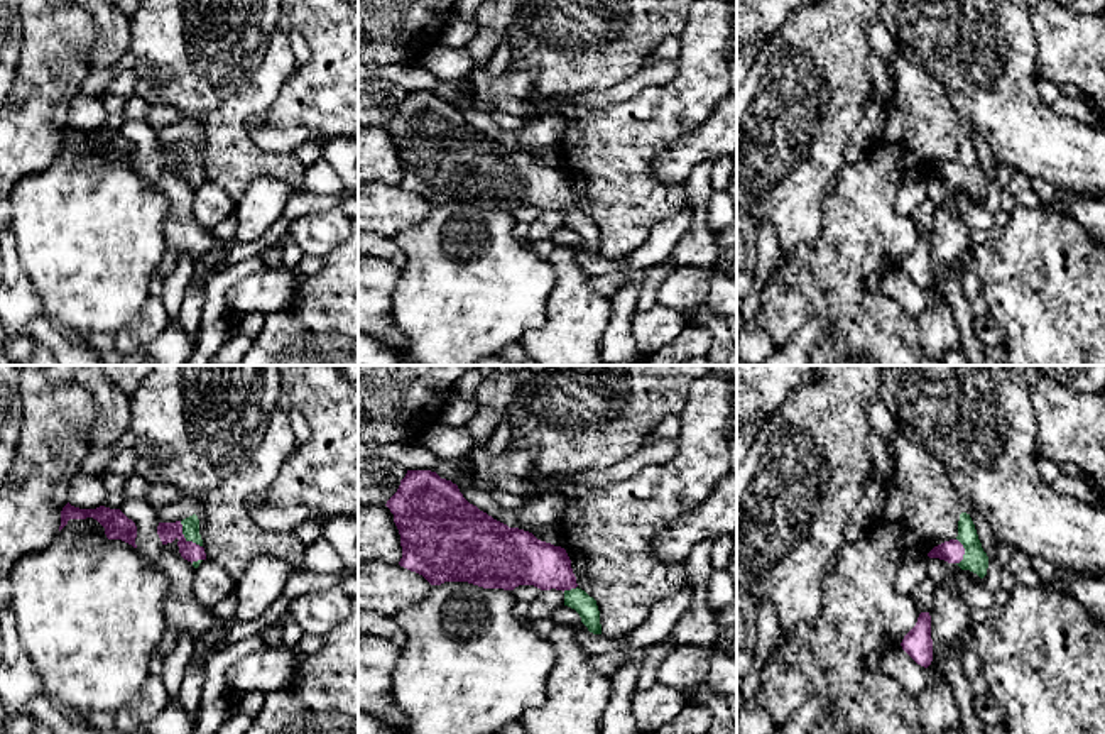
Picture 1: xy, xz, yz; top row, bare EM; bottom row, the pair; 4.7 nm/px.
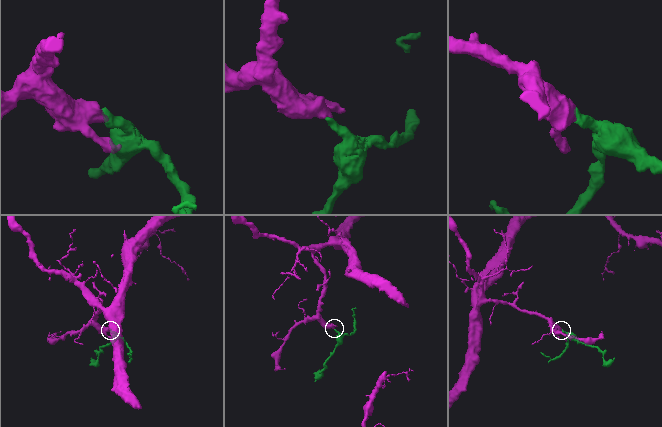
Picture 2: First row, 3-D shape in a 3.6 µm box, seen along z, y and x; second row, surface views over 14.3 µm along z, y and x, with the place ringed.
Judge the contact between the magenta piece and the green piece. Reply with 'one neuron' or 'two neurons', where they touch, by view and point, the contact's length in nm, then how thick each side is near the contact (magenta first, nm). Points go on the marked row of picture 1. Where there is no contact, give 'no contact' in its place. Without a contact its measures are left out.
one neuron | xy (185, 538) | 170 nm | 100/80 nm

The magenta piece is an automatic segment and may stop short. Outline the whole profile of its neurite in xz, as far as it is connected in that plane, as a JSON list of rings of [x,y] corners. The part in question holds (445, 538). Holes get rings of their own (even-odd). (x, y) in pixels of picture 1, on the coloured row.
[[[407,470],[385,506],[400,534],[399,565],[422,575],[431,585],[468,582],[483,589],[514,590],[534,585],[541,590],[563,590],[564,605],[580,614],[590,633],[601,634],[596,600],[578,587],[566,550],[493,519],[470,504],[451,480],[431,470]]]

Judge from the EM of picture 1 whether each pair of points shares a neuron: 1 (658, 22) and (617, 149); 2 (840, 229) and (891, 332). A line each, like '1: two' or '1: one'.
1: two
2: one

